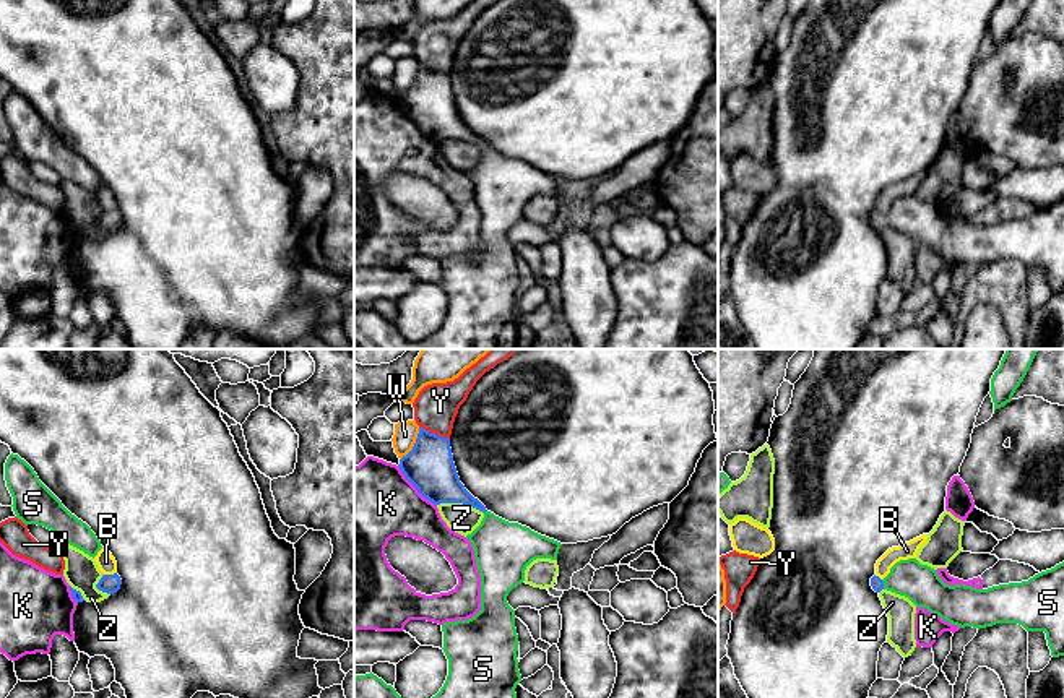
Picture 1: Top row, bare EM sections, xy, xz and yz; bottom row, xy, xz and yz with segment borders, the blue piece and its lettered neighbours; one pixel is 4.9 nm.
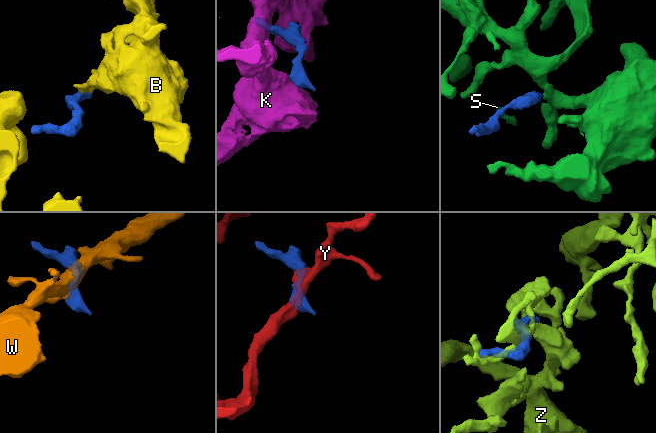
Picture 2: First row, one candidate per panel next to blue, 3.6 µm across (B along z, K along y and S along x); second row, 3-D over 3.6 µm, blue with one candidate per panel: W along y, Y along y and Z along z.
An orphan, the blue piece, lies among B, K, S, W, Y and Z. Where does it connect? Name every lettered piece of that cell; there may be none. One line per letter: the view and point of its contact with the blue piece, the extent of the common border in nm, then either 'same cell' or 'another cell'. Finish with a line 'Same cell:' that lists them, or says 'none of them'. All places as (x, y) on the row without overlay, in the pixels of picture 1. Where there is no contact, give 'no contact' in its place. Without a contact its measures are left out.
B: contact xy (109, 211); length 70 nm; another cell
K: contact xz (415, 122); length 280 nm; another cell
S: contact yz (882, 221); length 50 nm; same cell
W: contact xz (415, 80); length 190 nm; another cell
Y: contact xz (434, 70); length 170 nm; another cell
Z: contact xz (460, 138); length 240 nm; another cell
Same cell: S

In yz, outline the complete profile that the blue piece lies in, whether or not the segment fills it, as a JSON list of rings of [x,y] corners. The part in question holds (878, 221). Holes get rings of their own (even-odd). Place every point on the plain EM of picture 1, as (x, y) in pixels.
[[[908,195],[897,198],[884,216],[874,211],[871,222],[905,232],[960,265],[1019,260],[1027,268],[1045,268],[1051,292],[1064,292],[1064,198],[1028,218],[976,226],[945,221],[934,205]]]

